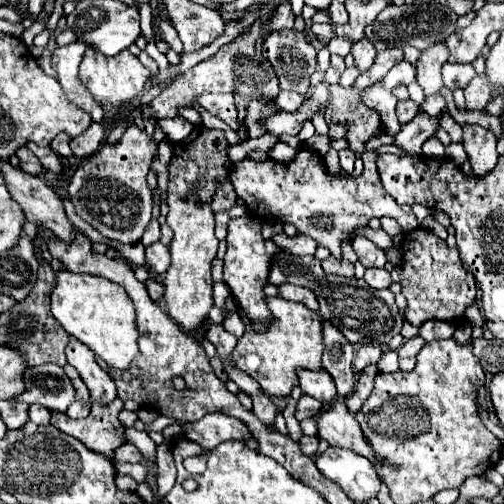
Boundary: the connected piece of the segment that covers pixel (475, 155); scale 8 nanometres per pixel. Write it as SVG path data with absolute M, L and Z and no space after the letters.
M481 126L463 128L463 146L475 176L485 176L495 168L499 158L495 144L497 144L497 138L491 130L485 130Z

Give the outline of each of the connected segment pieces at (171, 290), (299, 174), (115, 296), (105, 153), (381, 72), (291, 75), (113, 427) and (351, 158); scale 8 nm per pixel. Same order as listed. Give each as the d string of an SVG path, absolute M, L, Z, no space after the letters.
M197 126L189 138L173 144L173 156L169 162L169 196L167 196L167 226L173 230L173 240L169 244L171 264L163 278L163 300L167 314L187 332L193 334L207 318L213 306L213 280L211 262L217 256L215 238L215 214L209 206L211 194L219 184L219 176L225 174L227 162L227 140L221 130L207 130Z
M301 148L297 158L293 160L293 168L289 164L279 164L275 160L257 162L246 157L235 163L231 170L231 184L239 198L245 200L249 212L261 218L273 218L279 222L295 224L299 234L307 234L319 242L319 246L329 248L329 252L339 258L341 242L351 240L359 226L367 226L371 218L391 216L403 226L403 232L411 232L419 228L419 222L413 212L403 212L401 206L383 190L377 168L377 154L363 152L363 174L353 178L331 176L321 162L317 152Z
M71 270L55 272L55 288L51 292L51 312L55 320L65 328L65 332L85 346L89 346L97 356L101 356L109 366L117 370L127 370L131 358L139 354L137 350L137 330L135 330L135 310L133 302L123 290L123 286L95 274L79 274Z
M135 122L127 128L117 146L103 144L99 152L85 158L69 182L69 198L77 214L105 238L121 244L137 244L151 220L151 190L147 174L157 156L157 142Z
M395 48L395 50L385 50L385 52L379 52L373 66L369 70L365 70L357 80L355 80L353 87L363 90L367 86L373 86L375 82L381 82L383 76L403 60L403 50Z
M299 30L271 32L265 40L263 56L271 62L281 90L295 90L305 94L309 78L317 66L317 50L305 42L305 34Z
M115 398L111 406L95 406L95 402L91 402L91 414L85 420L67 418L63 412L51 412L51 426L75 436L87 448L113 458L113 450L125 444L125 428L117 420L121 410L123 402L119 398Z
M339 150L339 164L341 164L341 168L343 168L347 174L353 172L355 158L357 158L357 156L355 156L353 150Z

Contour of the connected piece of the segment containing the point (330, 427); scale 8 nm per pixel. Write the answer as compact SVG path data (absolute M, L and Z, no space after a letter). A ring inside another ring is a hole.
M341 400L321 410L321 414L317 416L317 428L319 436L323 436L331 446L347 448L355 454L371 458L371 448L367 446L367 440L363 438L363 432L359 430L355 416L347 410L347 406Z

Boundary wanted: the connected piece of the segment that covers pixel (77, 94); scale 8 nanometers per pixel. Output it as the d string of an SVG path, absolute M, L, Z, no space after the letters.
M77 40L71 44L59 46L53 52L51 64L57 70L57 80L63 86L63 92L67 94L67 98L71 98L71 102L75 102L85 112L89 112L93 122L101 122L101 118L103 118L101 106L91 98L91 94L87 94L87 90L83 90L83 84L79 82L79 76L77 76L79 62L81 62L85 50L87 50L87 44L77 42Z

